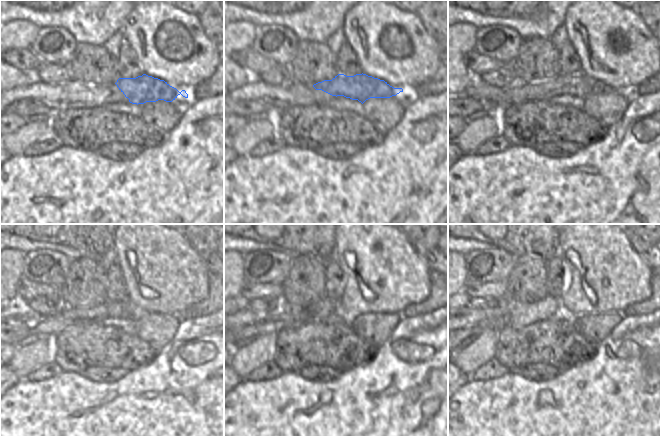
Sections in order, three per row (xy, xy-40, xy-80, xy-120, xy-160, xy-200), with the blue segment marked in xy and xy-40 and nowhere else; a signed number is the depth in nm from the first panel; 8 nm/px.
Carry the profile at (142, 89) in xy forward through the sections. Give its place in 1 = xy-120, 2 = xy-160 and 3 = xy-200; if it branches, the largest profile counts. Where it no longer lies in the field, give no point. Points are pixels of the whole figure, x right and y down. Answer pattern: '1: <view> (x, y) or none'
1: xy-120 (125, 309)
2: xy-160 (295, 315)
3: xy-200 (475, 331)

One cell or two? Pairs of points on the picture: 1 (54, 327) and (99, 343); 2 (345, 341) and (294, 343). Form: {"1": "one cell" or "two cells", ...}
{"1": "two cells", "2": "one cell"}

